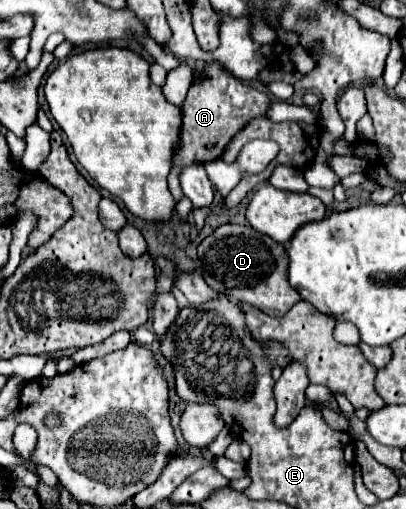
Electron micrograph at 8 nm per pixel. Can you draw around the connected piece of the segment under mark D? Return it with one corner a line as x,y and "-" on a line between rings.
224,224
216,228
200,242
198,260
202,264
202,276
210,288
236,302
252,304
268,316
280,318
302,300
288,284
288,254
284,244
258,234
250,224

